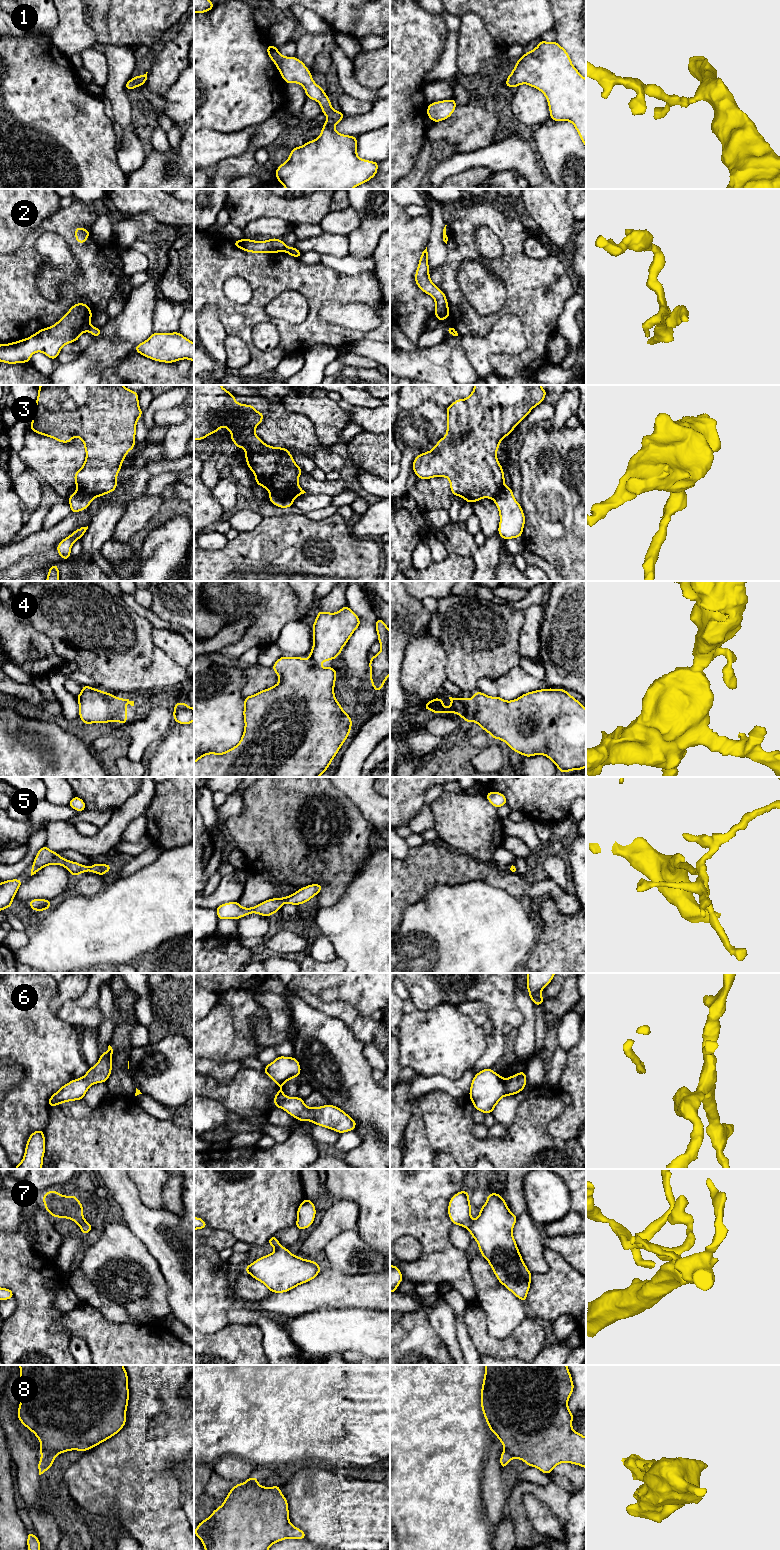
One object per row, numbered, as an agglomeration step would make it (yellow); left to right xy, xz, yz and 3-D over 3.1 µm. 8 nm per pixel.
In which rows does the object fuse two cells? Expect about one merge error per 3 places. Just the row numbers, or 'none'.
2, 3, 8

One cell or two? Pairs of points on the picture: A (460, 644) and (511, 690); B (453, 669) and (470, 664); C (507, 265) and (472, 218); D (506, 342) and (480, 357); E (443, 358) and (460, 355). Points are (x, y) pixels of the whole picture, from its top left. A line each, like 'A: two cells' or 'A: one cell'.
A: two cells
B: one cell
C: one cell
D: one cell
E: two cells

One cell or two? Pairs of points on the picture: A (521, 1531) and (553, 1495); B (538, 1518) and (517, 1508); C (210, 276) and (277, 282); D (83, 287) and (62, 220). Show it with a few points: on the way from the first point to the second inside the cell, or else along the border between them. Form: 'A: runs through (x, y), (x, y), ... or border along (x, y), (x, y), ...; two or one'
A: runs through (518, 1513), (518, 1495), (523, 1490), (535, 1490); one
B: border along (525, 1493), (525, 1512), (531, 1525), (538, 1532); two
C: runs through (227, 269), (260, 270); one
D: runs through (86, 270), (86, 257), (72, 243), (69, 237); one

